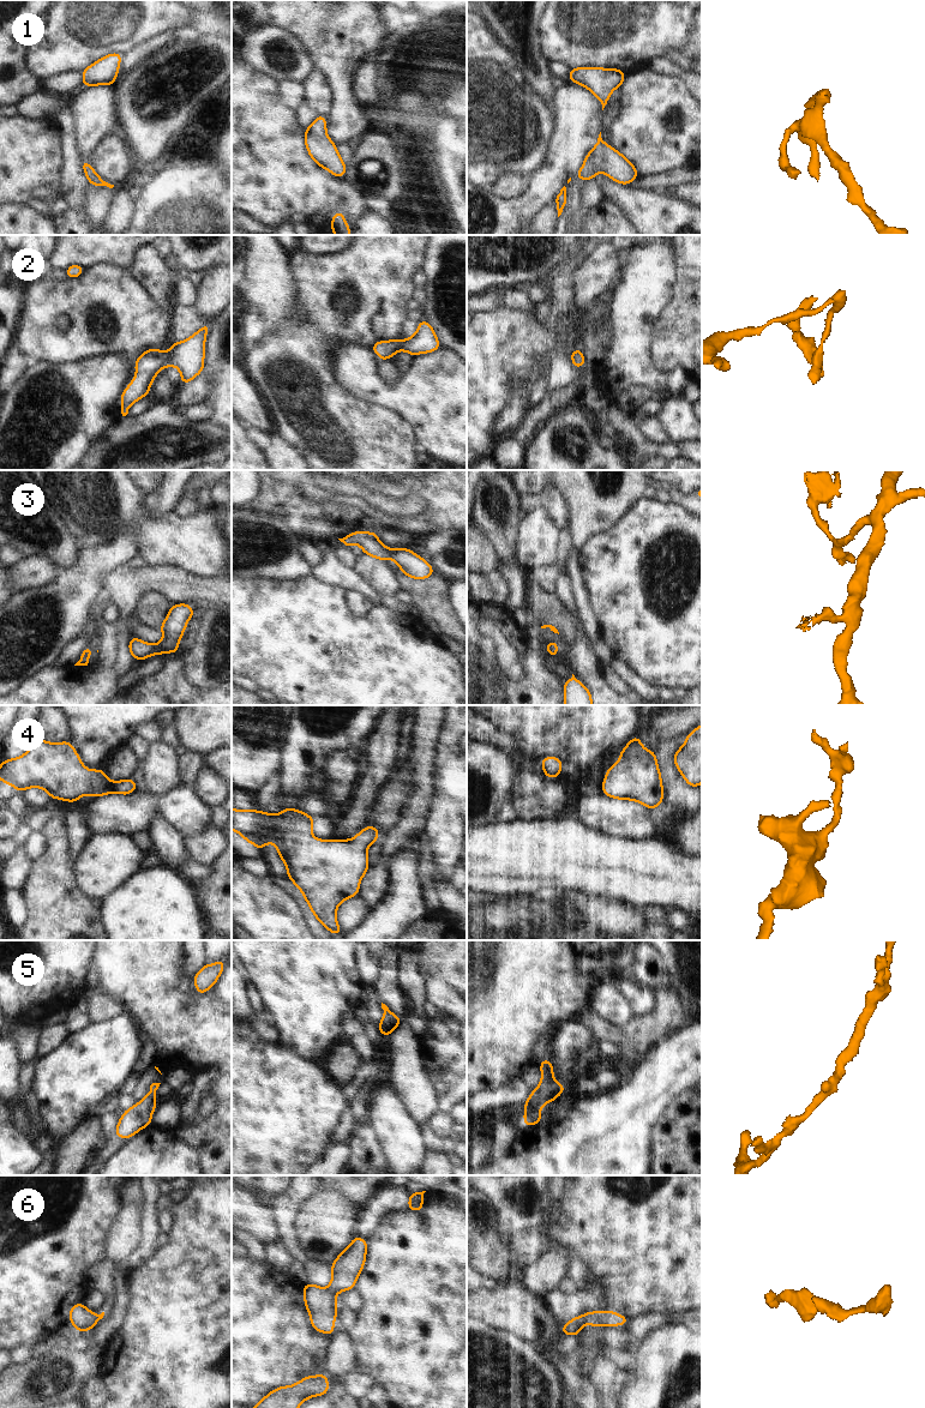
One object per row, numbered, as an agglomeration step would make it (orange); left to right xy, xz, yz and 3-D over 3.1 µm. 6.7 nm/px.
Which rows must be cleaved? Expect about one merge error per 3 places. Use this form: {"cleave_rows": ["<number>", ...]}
{"cleave_rows": []}

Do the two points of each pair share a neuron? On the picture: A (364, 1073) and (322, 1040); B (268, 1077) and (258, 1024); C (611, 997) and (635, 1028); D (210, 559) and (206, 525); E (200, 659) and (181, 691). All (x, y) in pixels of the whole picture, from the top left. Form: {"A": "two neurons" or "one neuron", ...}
{"A": "two neurons", "B": "two neurons", "C": "two neurons", "D": "one neuron", "E": "two neurons"}

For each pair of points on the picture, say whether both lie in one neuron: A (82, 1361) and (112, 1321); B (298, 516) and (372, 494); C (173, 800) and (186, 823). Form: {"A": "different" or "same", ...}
{"A": "different", "B": "different", "C": "same"}

